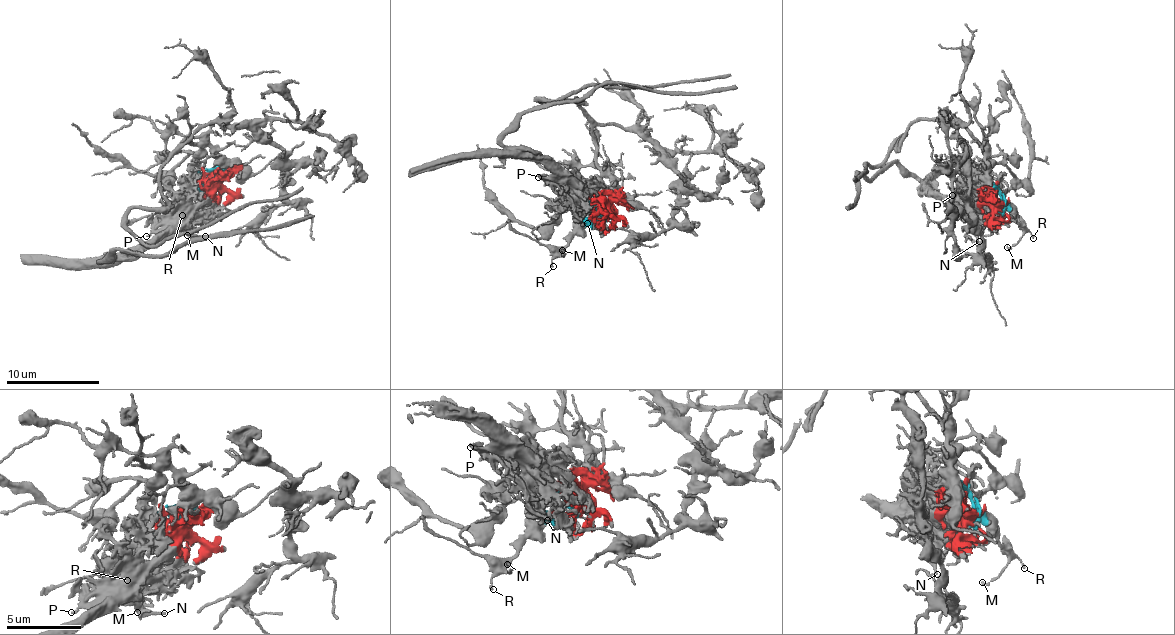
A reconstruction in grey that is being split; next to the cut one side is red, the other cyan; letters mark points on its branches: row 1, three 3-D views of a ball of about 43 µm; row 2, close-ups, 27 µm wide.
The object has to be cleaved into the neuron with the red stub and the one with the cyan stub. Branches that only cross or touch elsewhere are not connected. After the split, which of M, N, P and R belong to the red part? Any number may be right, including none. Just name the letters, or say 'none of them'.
N, P

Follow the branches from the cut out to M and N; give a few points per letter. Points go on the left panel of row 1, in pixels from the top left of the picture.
M: (224, 173), (212, 180), (188, 206), (191, 226), (187, 236)
N: (224, 173), (200, 205), (192, 223), (194, 230), (205, 235)

